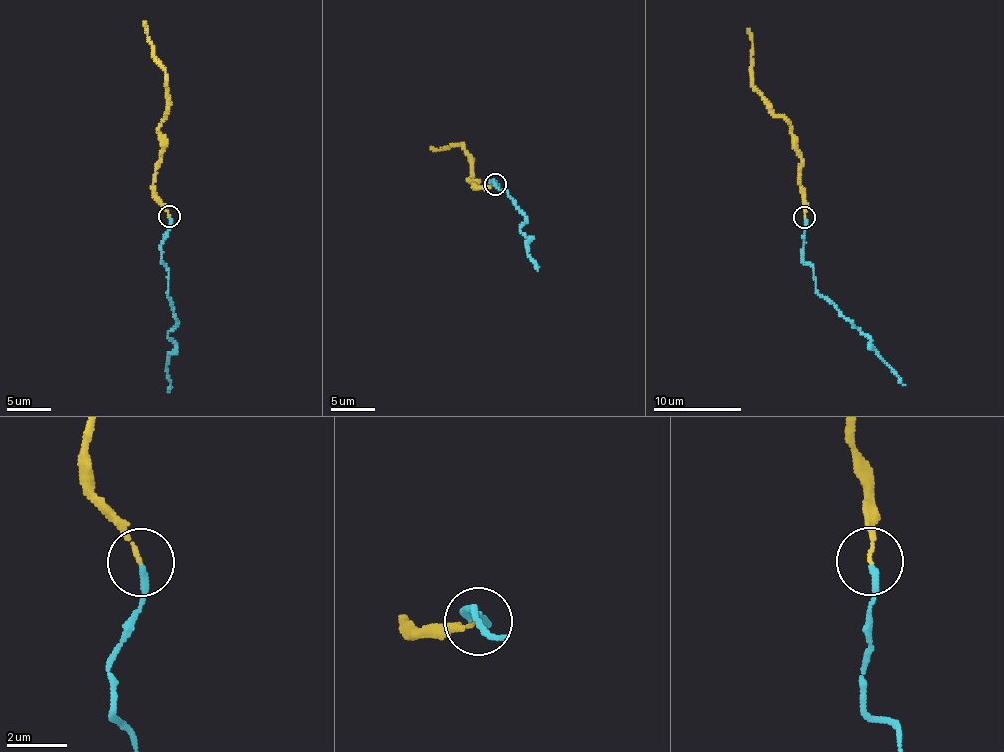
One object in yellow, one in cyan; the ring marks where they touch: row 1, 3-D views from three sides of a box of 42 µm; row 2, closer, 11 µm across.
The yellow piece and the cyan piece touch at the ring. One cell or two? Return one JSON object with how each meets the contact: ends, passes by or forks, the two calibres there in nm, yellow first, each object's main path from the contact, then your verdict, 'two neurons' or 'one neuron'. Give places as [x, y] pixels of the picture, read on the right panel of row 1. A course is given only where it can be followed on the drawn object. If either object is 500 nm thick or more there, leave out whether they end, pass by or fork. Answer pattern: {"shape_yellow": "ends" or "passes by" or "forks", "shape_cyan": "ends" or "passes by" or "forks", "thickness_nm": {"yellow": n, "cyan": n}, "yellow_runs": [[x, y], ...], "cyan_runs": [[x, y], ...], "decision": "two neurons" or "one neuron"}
{"shape_yellow": "ends", "shape_cyan": "ends", "thickness_nm": {"yellow": 110, "cyan": 200}, "yellow_runs": [[805, 218], [799, 152], [792, 128], [773, 112], [755, 86], [751, 61], [752, 35], [747, 28]], "cyan_runs": [[805, 218], [803, 260], [813, 268], [816, 290], [870, 340], [882, 361], [905, 385]], "decision": "two neurons"}

